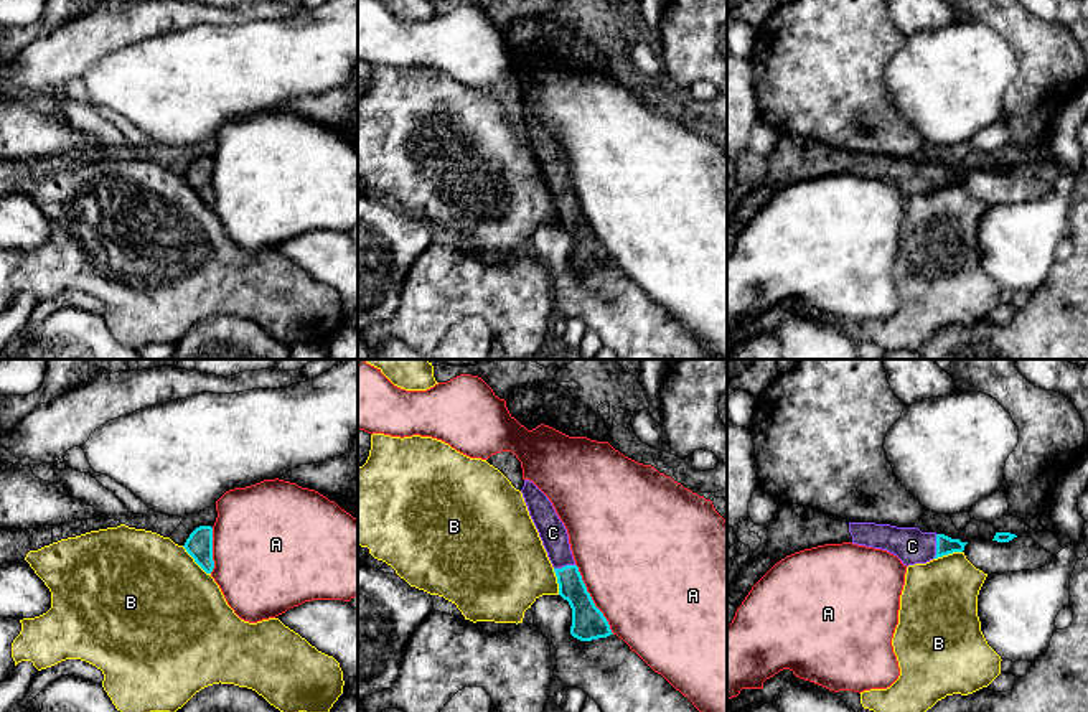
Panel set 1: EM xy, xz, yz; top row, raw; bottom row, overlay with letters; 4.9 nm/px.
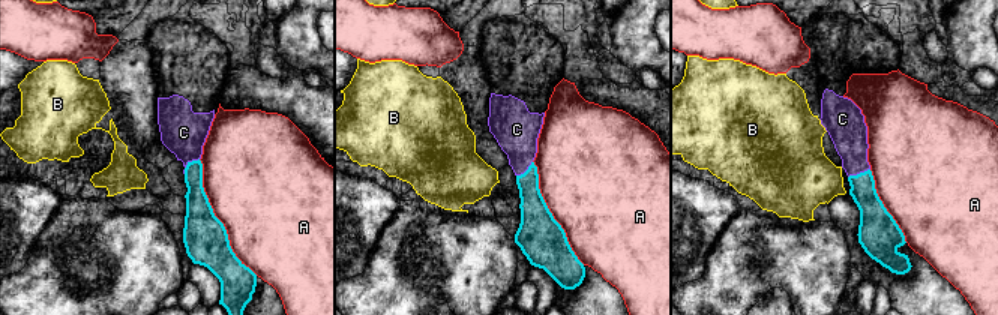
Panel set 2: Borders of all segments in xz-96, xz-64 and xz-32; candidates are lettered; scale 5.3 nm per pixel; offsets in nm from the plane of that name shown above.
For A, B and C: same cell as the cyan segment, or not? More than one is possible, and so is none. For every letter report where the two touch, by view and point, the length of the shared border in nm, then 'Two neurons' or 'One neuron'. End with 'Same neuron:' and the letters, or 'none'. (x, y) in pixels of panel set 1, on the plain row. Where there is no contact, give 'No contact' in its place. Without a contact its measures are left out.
A: Touches cyan at xz (590, 229). Shared border 400 nm. Two neurons
B: Touches cyan at xy (195, 192). Shared border 200 nm. Two neurons
C: Touches cyan at yz (937, 177). Shared border 120 nm. One neuron
Same neuron: C

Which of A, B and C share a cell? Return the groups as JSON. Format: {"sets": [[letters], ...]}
{"sets": [["A"], ["B"], ["C"]]}

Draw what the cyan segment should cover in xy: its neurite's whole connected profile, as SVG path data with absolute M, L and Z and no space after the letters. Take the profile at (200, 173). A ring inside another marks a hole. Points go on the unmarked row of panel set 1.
M211 157L196 158L190 165L183 178L206 204L213 203L214 191L213 191L213 158Z

